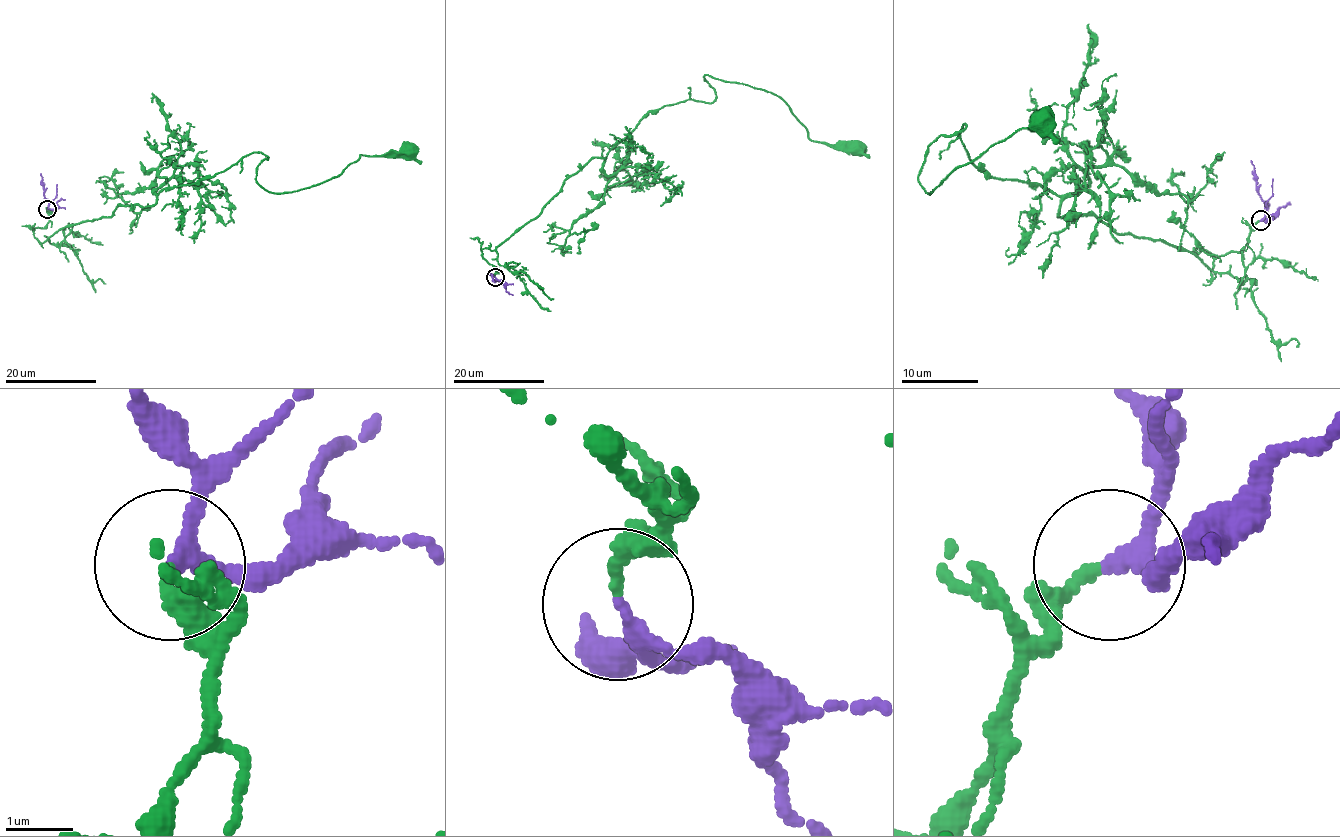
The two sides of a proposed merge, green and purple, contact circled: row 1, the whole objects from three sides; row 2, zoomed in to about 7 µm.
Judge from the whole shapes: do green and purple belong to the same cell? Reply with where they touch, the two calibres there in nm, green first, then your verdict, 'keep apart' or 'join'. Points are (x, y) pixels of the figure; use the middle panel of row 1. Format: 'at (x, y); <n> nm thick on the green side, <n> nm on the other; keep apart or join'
at (495, 277); 200 nm thick on the green side, 190 nm on the other; join

